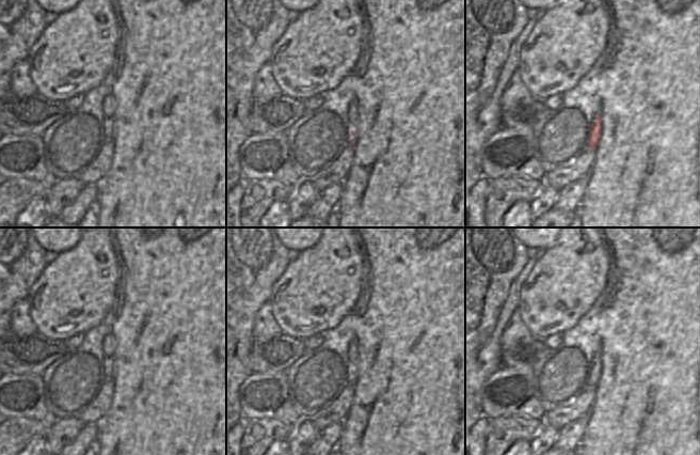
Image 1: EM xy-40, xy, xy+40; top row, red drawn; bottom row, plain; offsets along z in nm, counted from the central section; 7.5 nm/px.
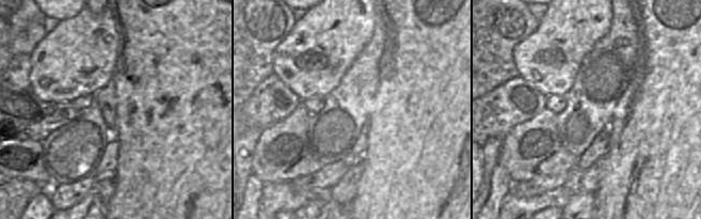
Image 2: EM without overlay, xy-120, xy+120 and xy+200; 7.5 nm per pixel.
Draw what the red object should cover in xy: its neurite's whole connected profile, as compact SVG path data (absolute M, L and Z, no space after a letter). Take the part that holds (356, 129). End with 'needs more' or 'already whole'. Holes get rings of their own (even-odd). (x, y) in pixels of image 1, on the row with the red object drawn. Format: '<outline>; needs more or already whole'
M352 100L349 104L349 123L347 125L347 136L349 138L349 142L353 145L356 137L357 137L357 106L355 100Z; needs more

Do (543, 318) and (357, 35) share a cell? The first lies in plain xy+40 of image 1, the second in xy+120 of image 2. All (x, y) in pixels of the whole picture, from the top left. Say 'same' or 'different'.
same

